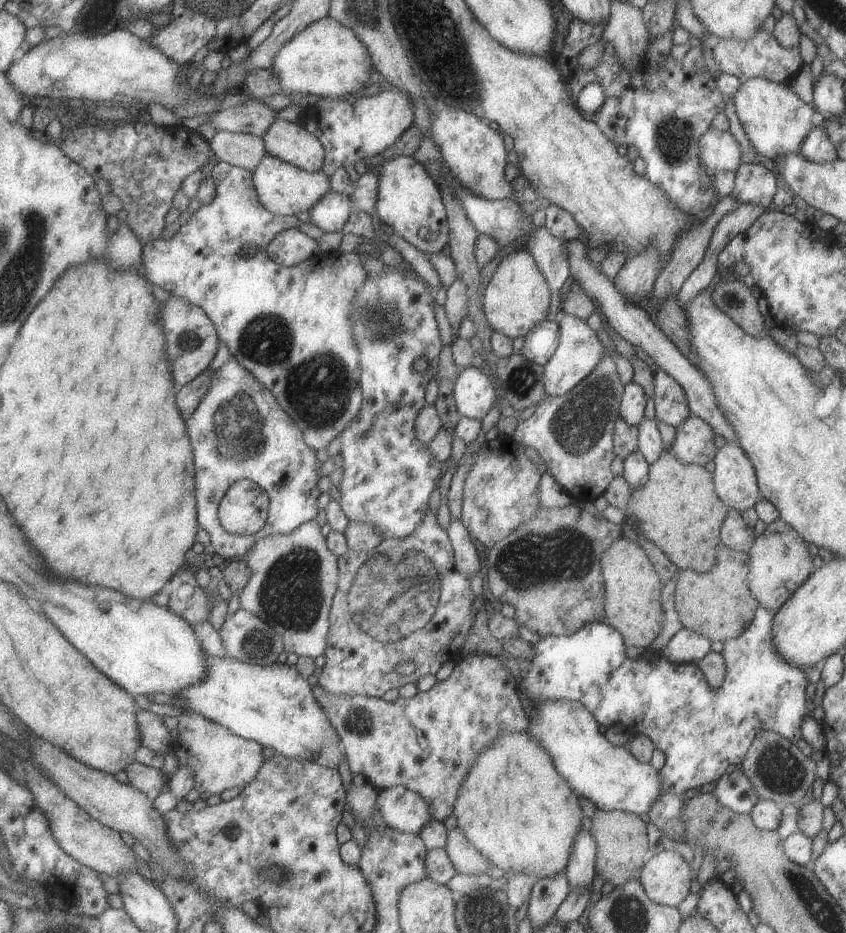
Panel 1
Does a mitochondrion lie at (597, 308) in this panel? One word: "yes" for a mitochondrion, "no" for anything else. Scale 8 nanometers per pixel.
no

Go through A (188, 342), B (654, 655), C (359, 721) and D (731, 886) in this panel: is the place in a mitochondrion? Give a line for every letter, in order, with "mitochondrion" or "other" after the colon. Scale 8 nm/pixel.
A: mitochondrion
B: other
C: mitochondrion
D: other

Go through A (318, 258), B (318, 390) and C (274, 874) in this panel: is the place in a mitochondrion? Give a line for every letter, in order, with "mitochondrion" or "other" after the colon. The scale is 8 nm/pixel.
A: other
B: mitochondrion
C: mitochondrion

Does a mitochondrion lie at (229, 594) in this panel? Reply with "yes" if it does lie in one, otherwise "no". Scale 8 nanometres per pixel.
no

